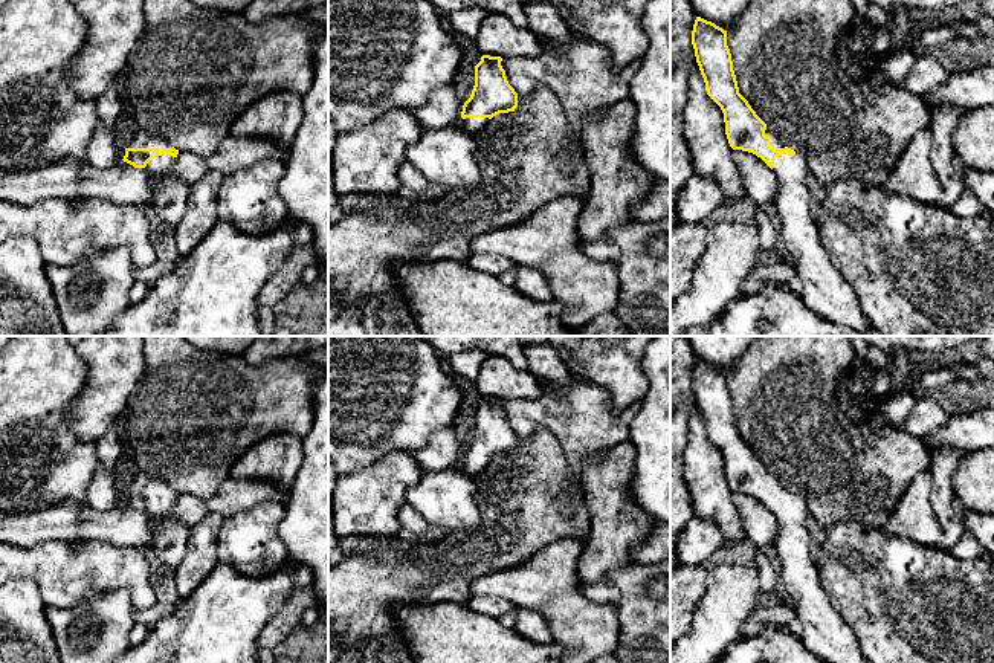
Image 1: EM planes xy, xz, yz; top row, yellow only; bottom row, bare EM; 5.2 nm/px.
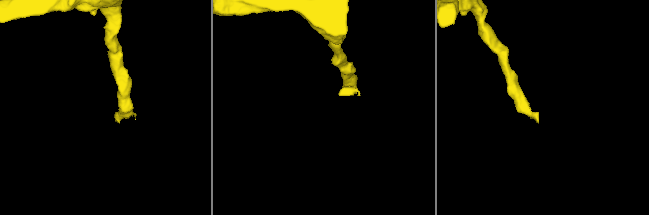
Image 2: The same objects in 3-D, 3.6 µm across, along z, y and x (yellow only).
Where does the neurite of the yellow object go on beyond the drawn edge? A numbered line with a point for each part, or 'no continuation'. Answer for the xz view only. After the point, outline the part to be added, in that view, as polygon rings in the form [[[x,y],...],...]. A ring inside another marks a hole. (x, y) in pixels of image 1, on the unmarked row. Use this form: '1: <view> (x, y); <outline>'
1: xz (472, 468); [[[466,460],[460,463],[461,471],[469,477],[476,477],[481,474],[486,467],[489,467],[492,461],[489,460]]]

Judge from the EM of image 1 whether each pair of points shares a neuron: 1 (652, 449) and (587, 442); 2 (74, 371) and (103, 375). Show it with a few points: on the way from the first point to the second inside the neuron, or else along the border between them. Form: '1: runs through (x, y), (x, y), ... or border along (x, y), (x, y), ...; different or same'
1: border along (642, 405), (631, 422), (628, 439); different
2: border along (78, 352), (87, 368), (87, 384), (70, 405); different

